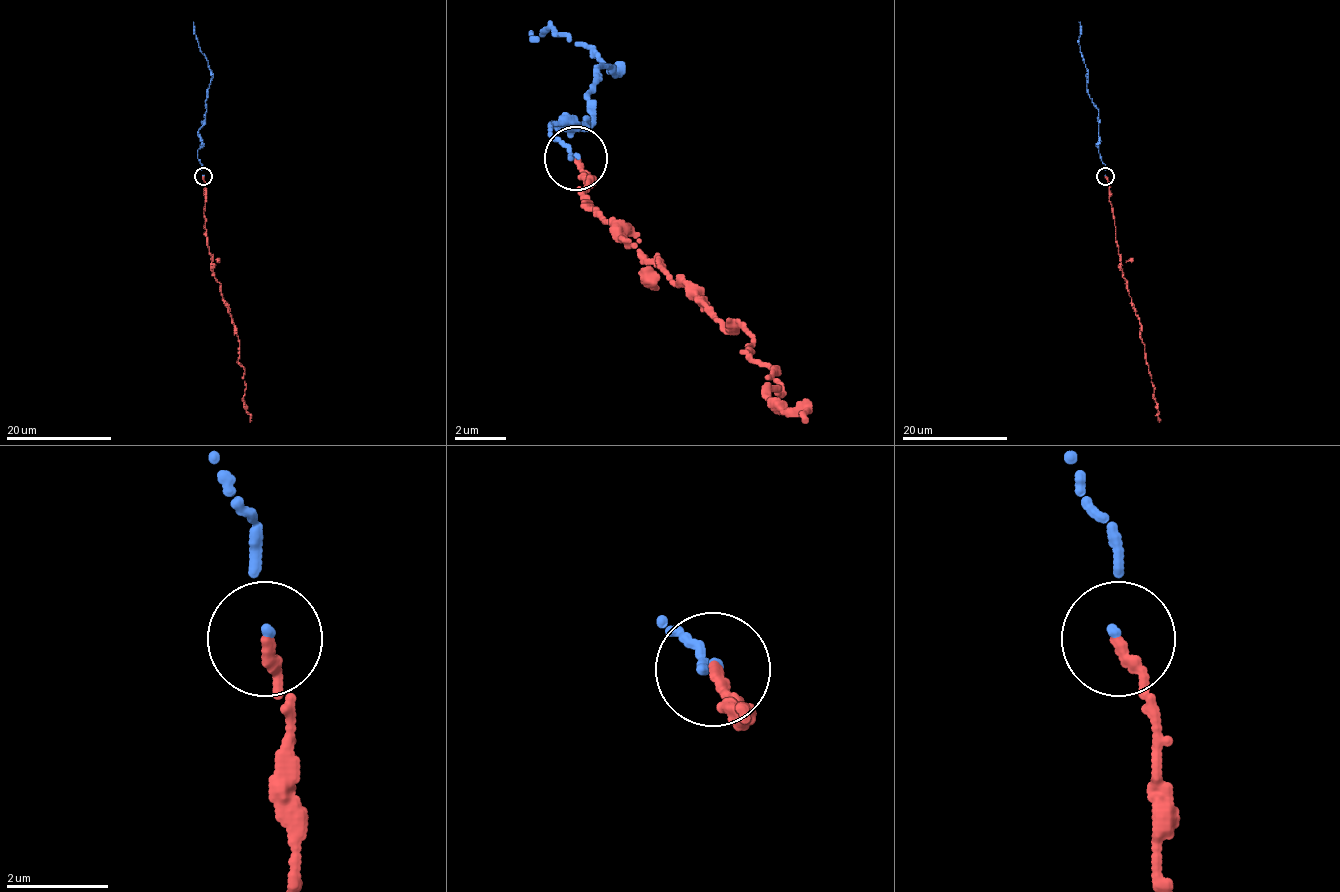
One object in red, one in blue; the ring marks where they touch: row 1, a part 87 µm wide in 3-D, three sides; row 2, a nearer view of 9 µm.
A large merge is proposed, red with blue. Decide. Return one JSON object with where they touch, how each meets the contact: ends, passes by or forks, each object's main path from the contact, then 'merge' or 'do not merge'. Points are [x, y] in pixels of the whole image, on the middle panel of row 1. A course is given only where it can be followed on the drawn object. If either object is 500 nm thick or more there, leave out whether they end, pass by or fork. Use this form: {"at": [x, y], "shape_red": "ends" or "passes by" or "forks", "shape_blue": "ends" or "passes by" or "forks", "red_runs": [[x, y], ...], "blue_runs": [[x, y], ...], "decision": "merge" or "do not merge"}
{"at": [575, 158], "shape_red": "ends", "shape_blue": "ends", "red_runs": [[574, 156], [580, 195], [751, 334], [745, 353], [777, 366], [771, 398], [802, 417]], "blue_runs": [[574, 156], [567, 156], [548, 125], [593, 125], [586, 93], [599, 74], [618, 74], [567, 36], [529, 29]], "decision": "do not merge"}

